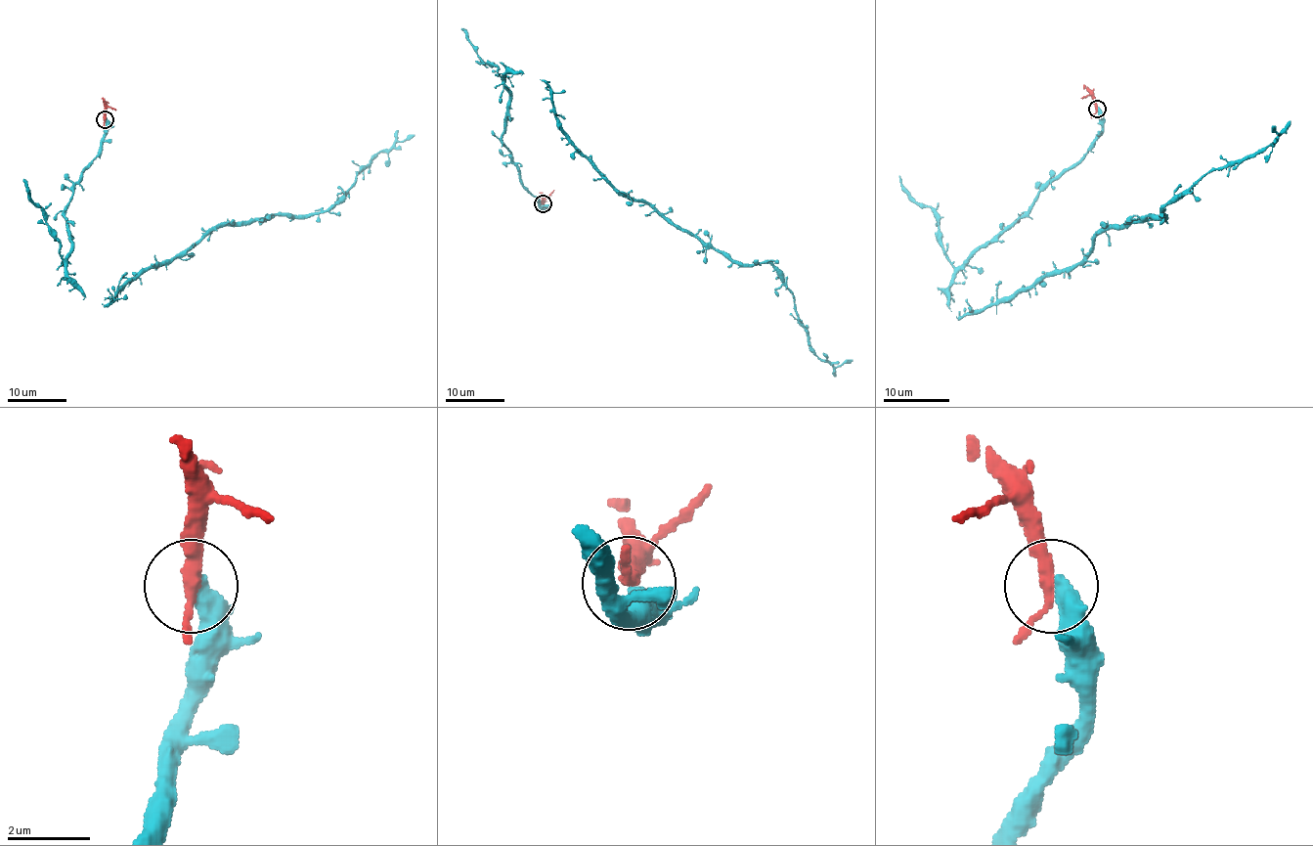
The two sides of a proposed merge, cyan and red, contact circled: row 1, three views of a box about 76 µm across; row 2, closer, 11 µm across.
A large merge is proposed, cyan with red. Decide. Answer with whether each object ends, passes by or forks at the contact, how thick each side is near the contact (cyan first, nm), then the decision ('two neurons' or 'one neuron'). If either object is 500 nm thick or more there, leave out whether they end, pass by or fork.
cyan ends there; red passes by; 440 nm thick on the cyan side, 280 nm on the other; one neuron

